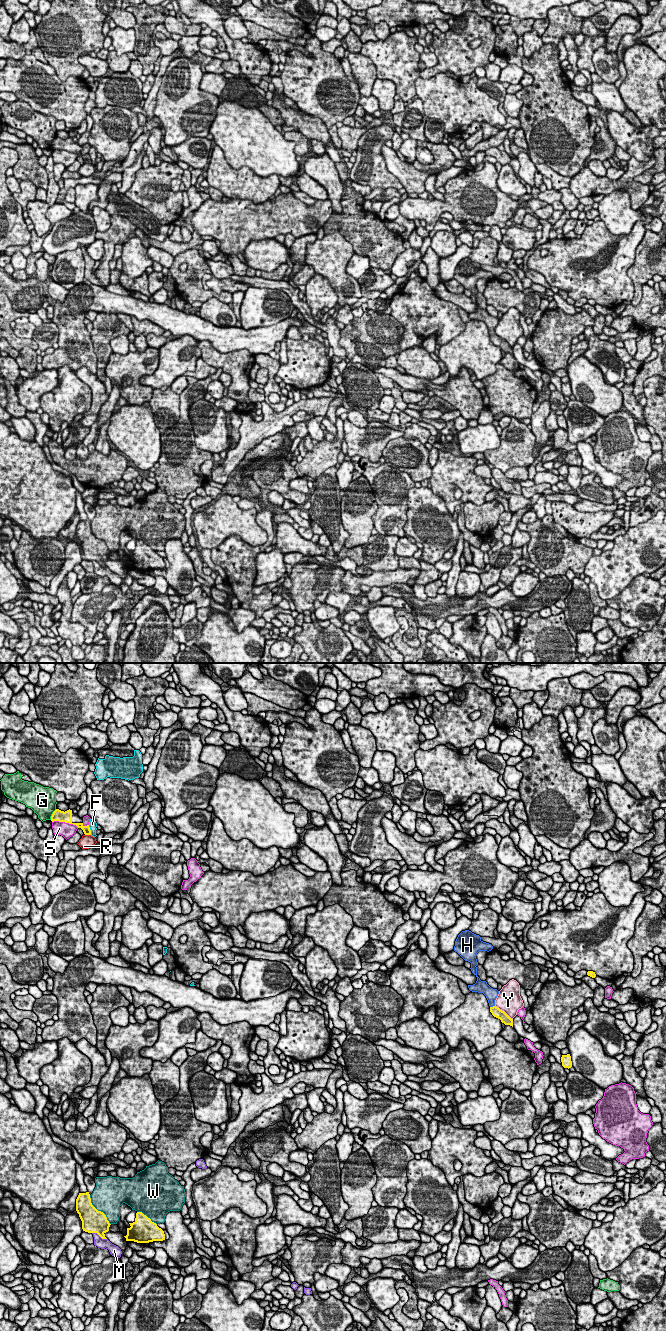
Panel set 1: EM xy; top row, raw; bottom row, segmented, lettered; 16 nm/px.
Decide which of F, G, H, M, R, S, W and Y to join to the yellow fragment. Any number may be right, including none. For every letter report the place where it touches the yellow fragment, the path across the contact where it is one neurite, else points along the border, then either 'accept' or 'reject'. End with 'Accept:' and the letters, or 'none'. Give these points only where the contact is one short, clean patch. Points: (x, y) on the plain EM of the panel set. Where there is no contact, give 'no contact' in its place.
F: xy (90, 158) | along xy (88, 153), (91, 162) | reject
G: xy (52, 142) | reject
H: xy (493, 334) | across xy (496, 340), (493, 334), (491, 322) | accept
M: xy (99, 563) | reject
R: xy (88, 162) | reject
S: xy (65, 150) | reject
W: xy (99, 539) | reject
Y: xy (503, 339) | reject
Accept: H

